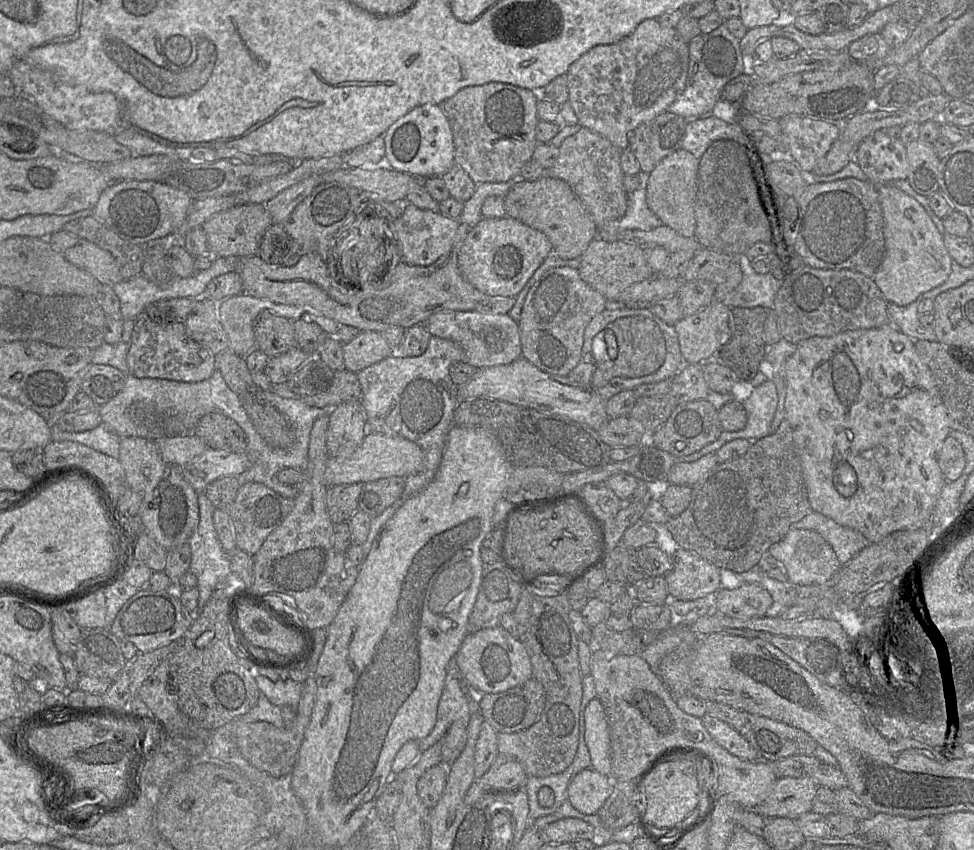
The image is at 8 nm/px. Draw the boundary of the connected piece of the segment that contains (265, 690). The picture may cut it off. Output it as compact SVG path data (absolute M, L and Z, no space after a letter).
M256 675L257 686L262 694L276 706L297 707L302 693L302 683L287 679L272 682L267 677Z

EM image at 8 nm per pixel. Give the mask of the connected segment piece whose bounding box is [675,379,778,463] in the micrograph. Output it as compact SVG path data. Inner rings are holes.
M765 380L755 387L751 395L743 402L747 413L746 426L739 431L723 431L719 438L693 454L677 457L675 462L693 462L709 453L716 453L724 444L734 439L755 441L770 434L770 425L778 404L778 395L774 382Z

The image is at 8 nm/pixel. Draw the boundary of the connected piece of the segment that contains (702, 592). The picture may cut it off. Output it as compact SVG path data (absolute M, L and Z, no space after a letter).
M683 548L670 557L672 570L664 576L670 600L696 600L720 589L719 568L709 561Z

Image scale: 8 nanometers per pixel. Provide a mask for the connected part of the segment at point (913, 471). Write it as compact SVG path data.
M891 323L879 328L851 330L831 337L815 336L800 341L795 352L787 358L784 367L785 420L792 429L795 449L800 459L804 484L812 511L830 518L837 524L860 532L870 543L877 543L901 530L915 530L931 518L945 478L939 465L939 456L945 439L950 435L949 416L930 368L921 360L915 341Z

